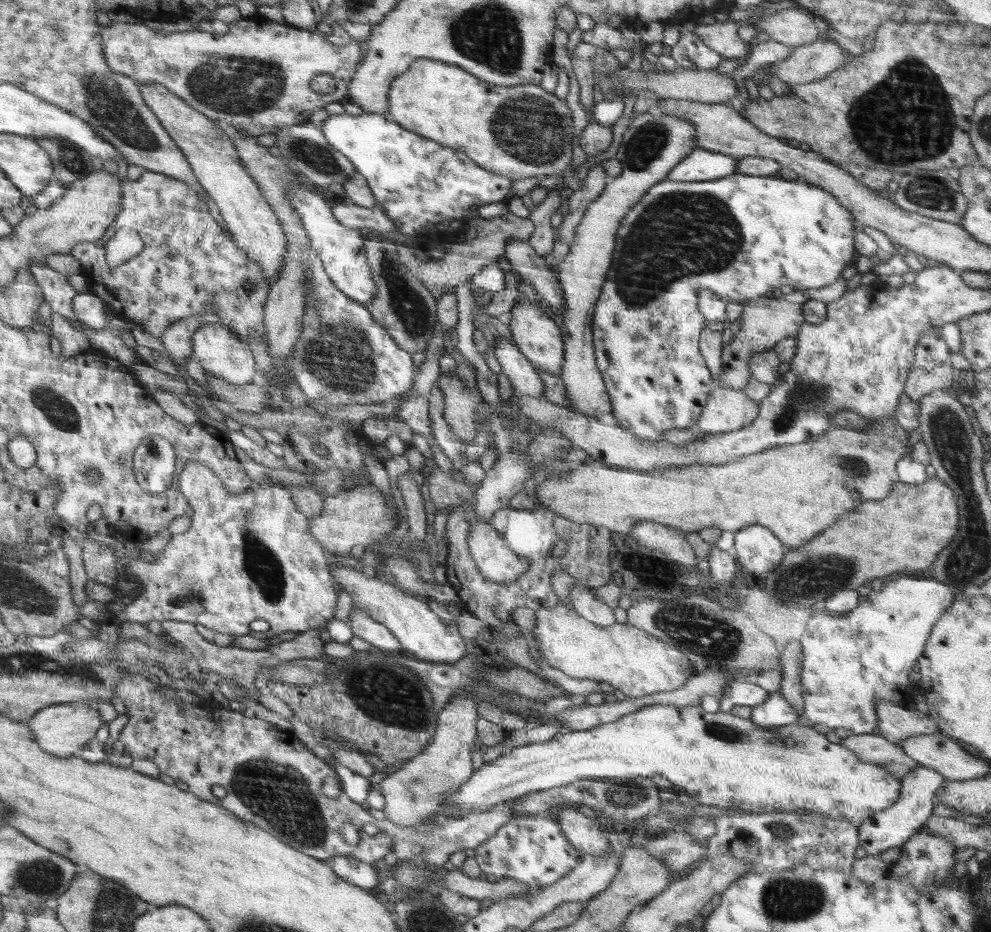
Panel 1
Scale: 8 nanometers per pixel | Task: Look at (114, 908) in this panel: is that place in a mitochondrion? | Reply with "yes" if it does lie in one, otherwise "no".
yes

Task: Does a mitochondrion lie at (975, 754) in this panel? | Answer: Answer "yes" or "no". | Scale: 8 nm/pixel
no

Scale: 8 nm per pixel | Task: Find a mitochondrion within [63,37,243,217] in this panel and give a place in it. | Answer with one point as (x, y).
(106, 102)

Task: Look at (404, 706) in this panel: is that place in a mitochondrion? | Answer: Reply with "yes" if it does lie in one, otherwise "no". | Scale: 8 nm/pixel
yes

